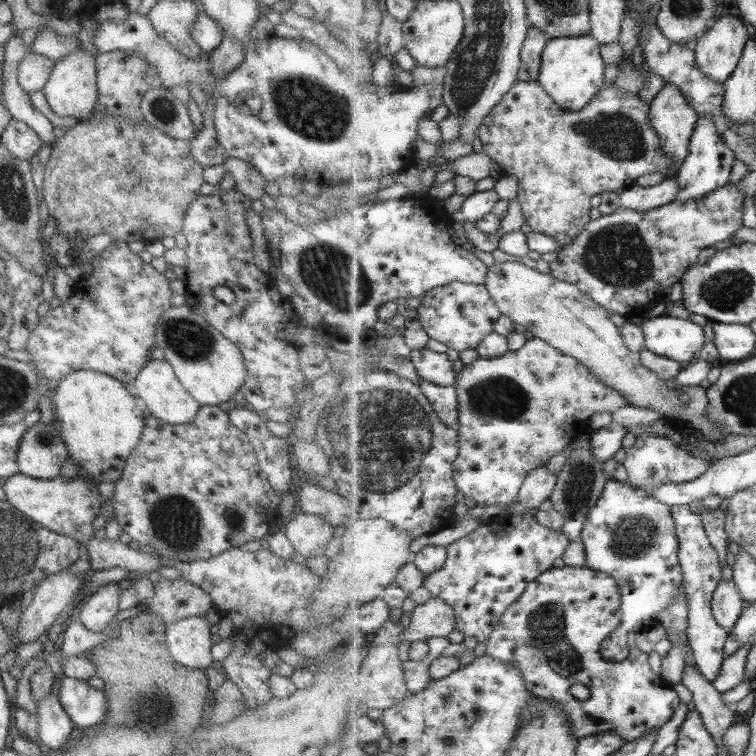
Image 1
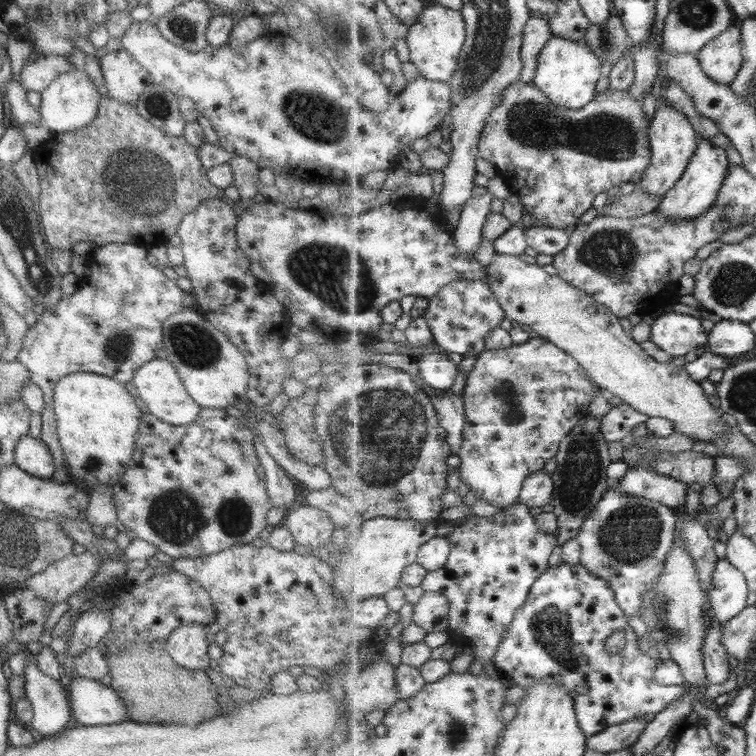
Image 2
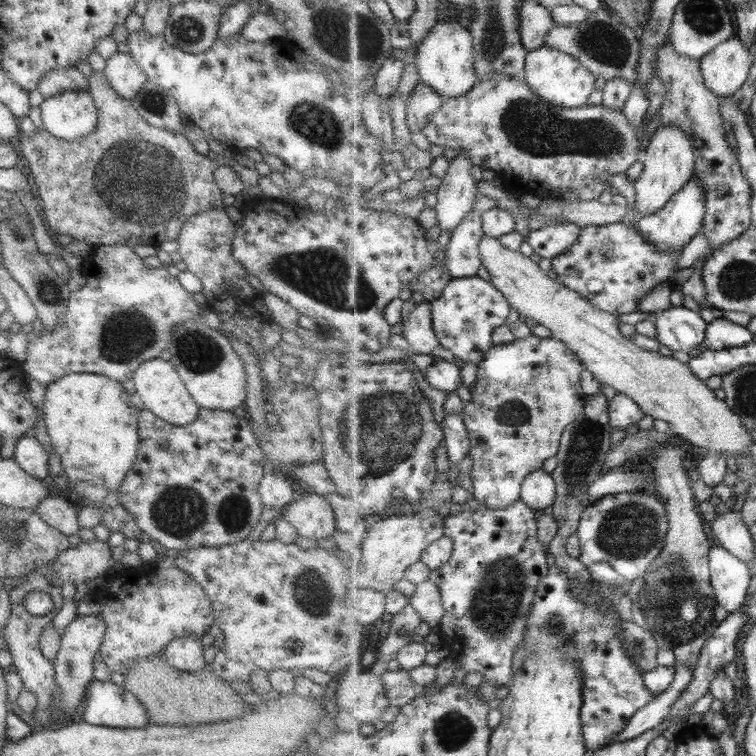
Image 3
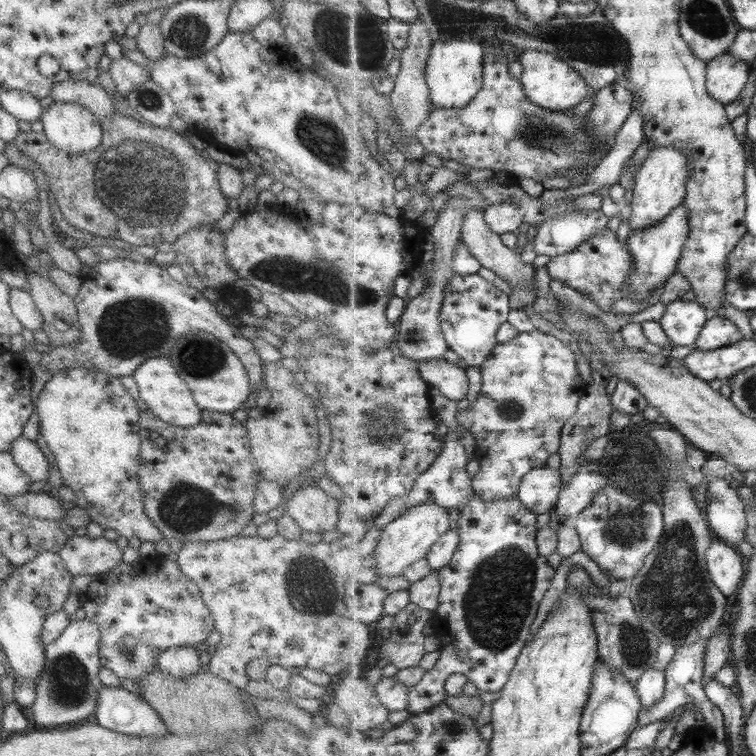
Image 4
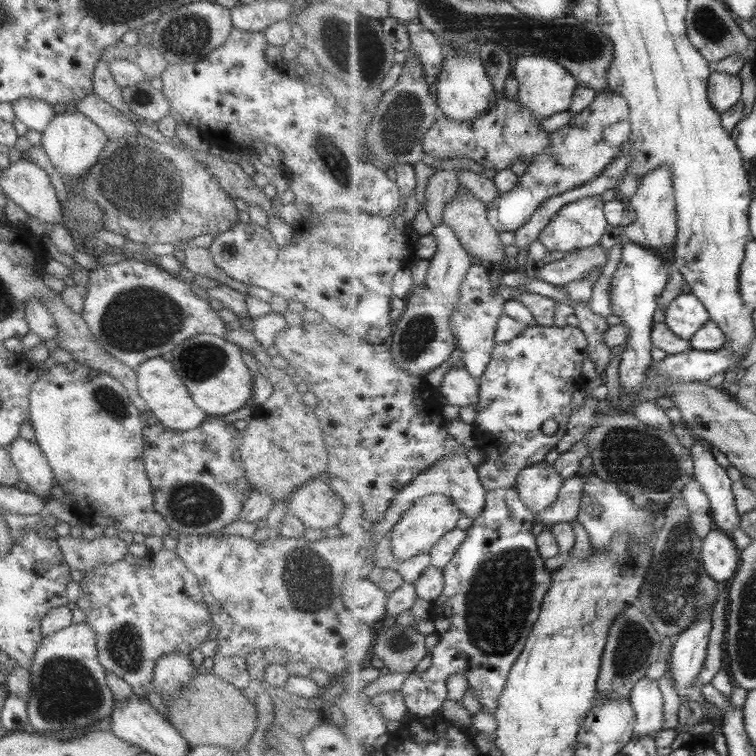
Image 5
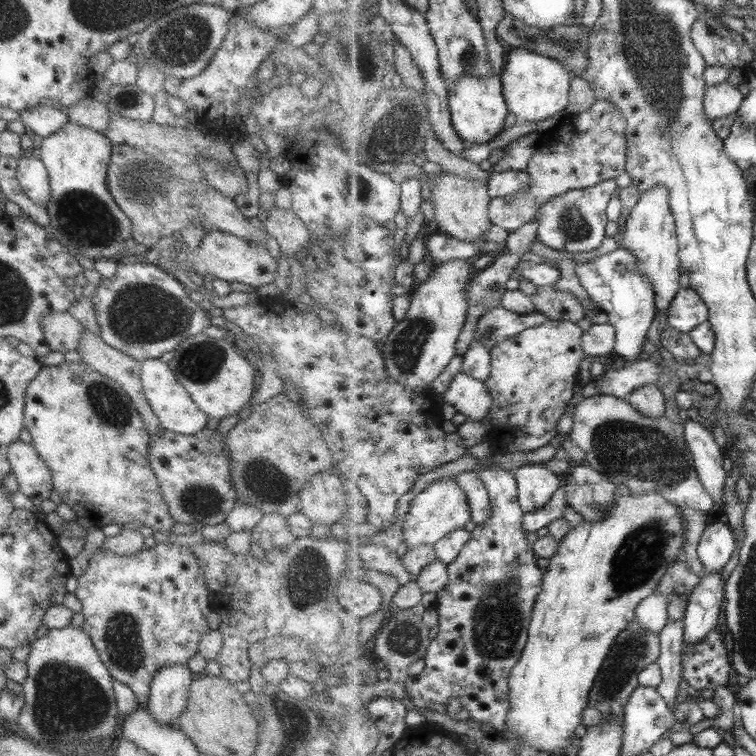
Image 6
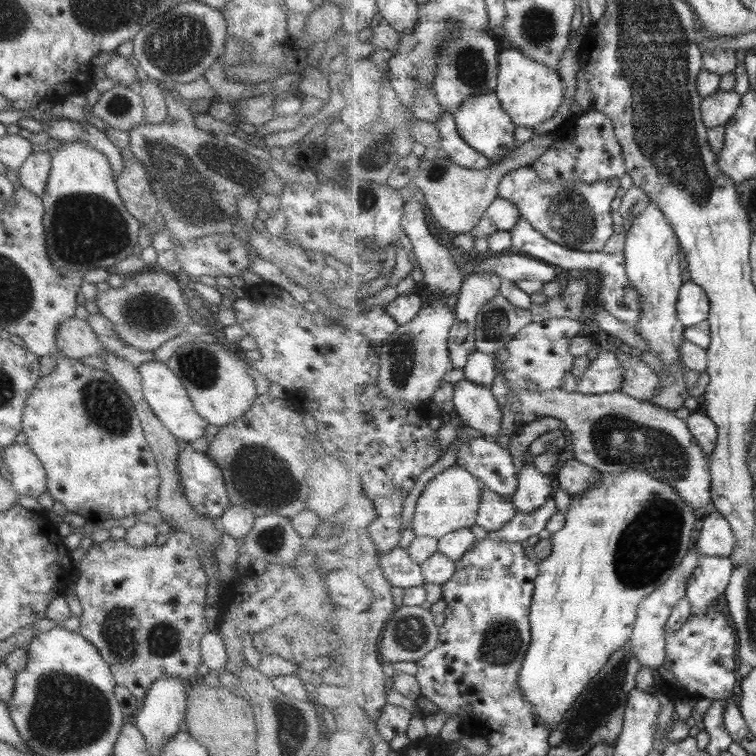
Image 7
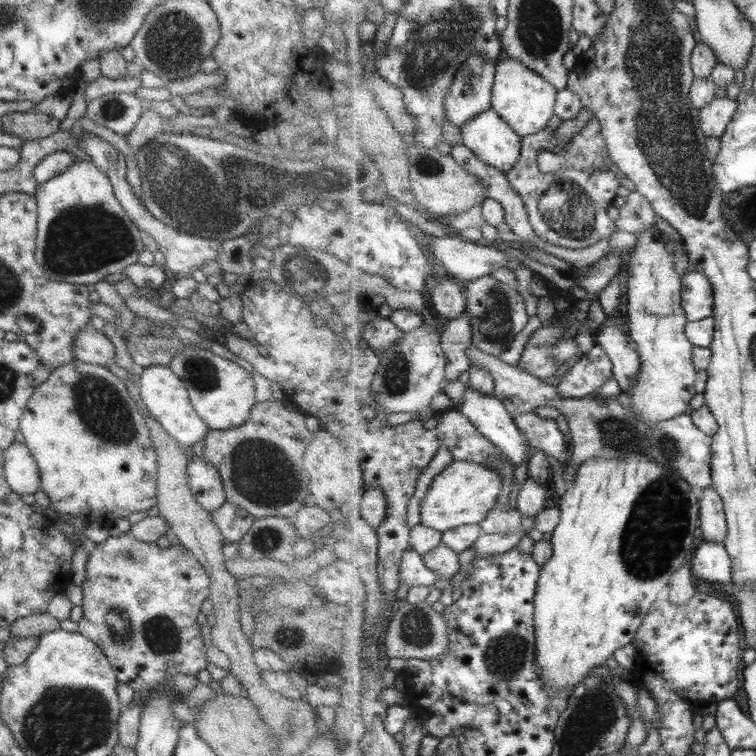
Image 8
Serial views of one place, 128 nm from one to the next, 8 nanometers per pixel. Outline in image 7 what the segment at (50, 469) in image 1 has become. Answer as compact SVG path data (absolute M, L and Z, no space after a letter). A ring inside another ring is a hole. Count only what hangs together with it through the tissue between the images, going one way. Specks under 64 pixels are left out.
M13 442L5 447L2 462L9 467L10 483L18 495L37 498L45 493L47 478L44 469L26 445Z

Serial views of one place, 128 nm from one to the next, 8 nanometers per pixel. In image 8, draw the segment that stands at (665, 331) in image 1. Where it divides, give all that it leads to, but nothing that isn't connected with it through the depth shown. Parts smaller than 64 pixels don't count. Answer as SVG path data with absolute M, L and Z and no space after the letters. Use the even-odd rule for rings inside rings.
M689 271L682 277L682 305L688 321L714 316L716 298L713 283L703 272Z

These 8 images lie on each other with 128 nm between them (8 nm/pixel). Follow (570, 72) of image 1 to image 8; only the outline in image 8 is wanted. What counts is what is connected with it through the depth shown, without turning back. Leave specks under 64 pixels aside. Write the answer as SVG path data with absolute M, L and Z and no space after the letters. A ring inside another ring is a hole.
M503 58L497 66L495 86L493 87L492 108L509 122L513 130L522 137L541 132L556 121L556 86L543 75L521 63L519 59Z

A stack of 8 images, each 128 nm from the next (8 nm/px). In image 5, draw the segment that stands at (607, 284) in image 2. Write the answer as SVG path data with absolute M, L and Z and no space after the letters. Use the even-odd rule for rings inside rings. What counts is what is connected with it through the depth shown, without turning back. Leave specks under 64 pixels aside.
M601 244L577 249L565 259L537 265L536 276L551 285L565 286L569 282L586 277L595 267L601 270L607 262L607 256Z

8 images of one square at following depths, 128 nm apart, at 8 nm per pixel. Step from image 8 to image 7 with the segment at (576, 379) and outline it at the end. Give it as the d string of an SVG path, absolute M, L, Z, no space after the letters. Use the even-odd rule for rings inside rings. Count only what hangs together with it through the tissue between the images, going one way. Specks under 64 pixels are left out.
M599 349L598 357L577 376L577 390L582 394L619 392L625 380L625 370L612 349Z

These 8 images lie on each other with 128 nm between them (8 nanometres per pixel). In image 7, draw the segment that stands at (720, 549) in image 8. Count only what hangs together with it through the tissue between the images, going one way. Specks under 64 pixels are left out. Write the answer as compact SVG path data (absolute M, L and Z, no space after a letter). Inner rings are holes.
M701 553L699 566L695 569L693 579L691 579L691 583L689 583L685 594L687 599L691 601L691 614L707 615L707 613L709 613L709 609L713 607L713 603L716 604L715 600L717 600L721 594L726 594L735 568L736 565L733 564L733 559L731 557L709 556Z

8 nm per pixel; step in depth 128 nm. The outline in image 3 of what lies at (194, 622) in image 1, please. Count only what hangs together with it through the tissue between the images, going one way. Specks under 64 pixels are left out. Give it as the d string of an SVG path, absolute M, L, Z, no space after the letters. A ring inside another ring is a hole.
M193 634L175 638L161 652L165 663L182 672L194 672L208 667L203 660L201 640Z

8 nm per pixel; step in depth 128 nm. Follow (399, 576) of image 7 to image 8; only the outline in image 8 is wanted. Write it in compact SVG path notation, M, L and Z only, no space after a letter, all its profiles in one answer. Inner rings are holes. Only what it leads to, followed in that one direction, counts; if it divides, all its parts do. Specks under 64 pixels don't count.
M409 548L403 554L403 562L401 562L401 584L413 588L416 586L433 586L439 575L427 567L424 557Z

